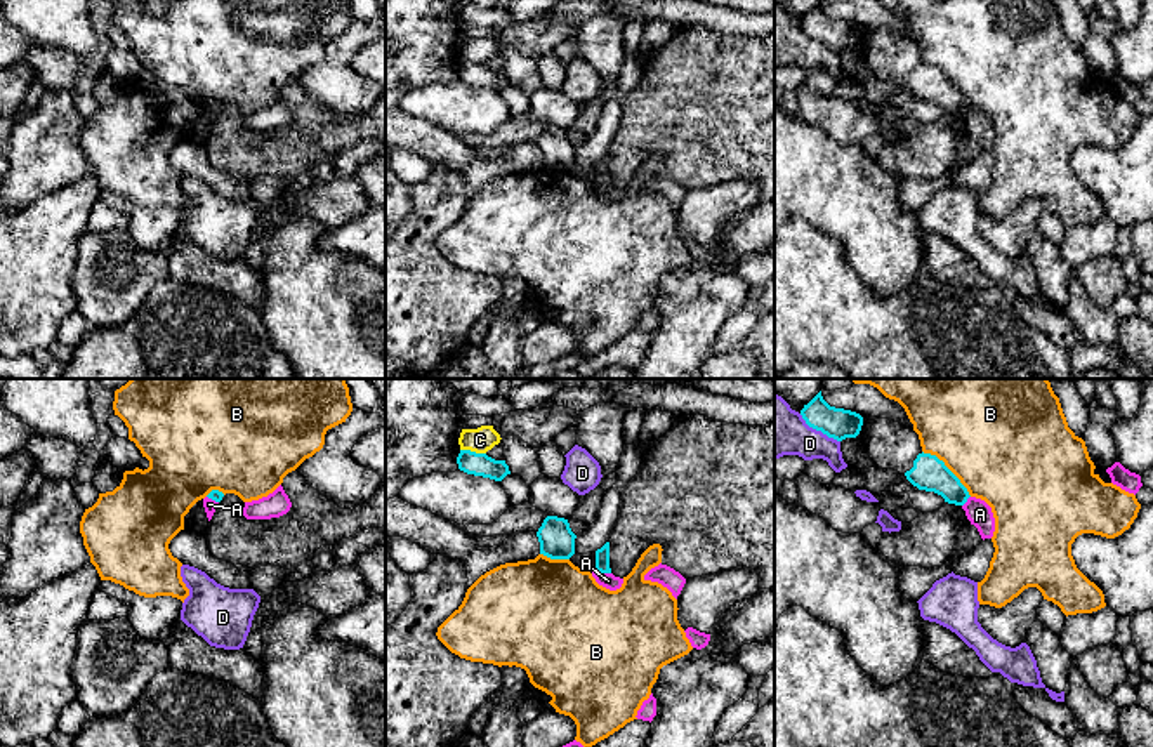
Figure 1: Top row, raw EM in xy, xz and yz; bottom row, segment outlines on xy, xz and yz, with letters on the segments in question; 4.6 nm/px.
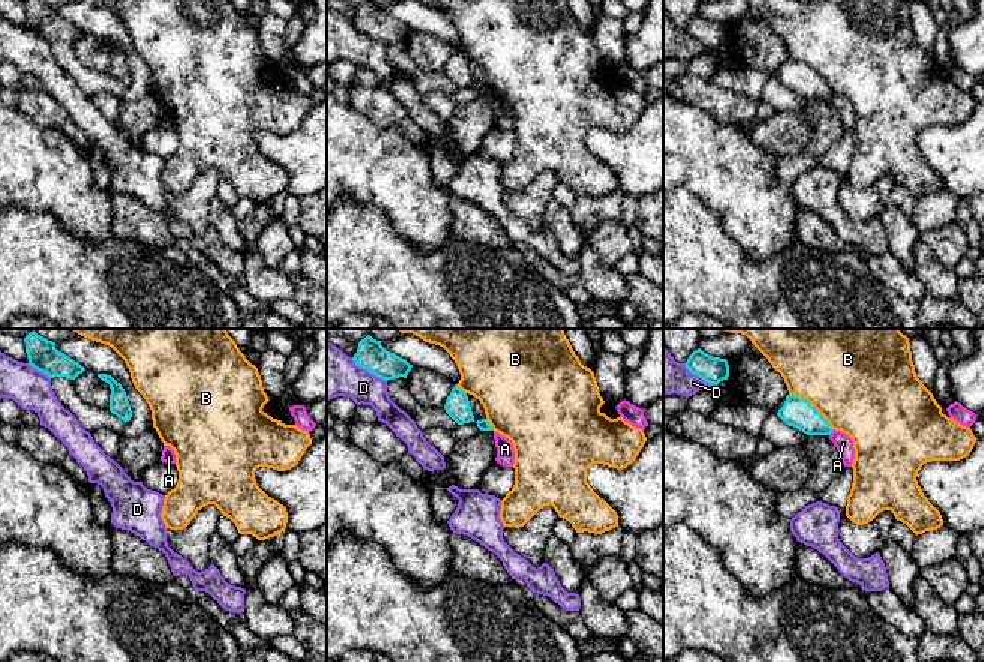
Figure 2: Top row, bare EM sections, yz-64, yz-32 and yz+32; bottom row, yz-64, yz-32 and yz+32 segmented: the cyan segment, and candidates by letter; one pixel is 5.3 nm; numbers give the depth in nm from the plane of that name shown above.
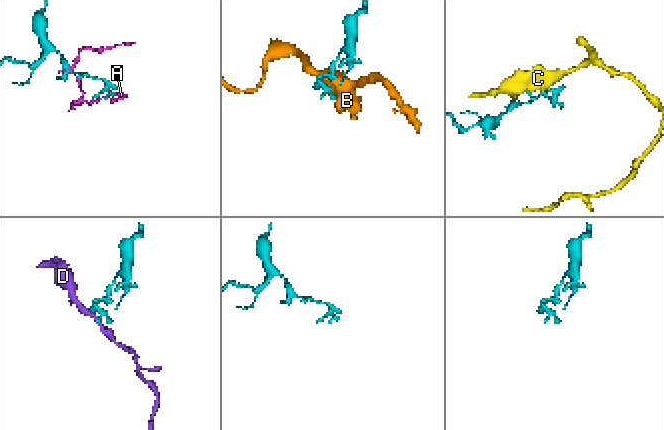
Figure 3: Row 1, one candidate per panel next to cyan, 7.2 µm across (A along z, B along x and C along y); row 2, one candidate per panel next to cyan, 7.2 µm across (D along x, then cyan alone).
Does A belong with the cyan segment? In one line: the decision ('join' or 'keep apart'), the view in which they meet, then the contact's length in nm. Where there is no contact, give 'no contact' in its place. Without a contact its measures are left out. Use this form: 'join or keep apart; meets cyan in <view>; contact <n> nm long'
keep apart; meets cyan in xz; contact 70 nm long

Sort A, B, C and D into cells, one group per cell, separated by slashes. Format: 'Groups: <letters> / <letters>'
Groups: A / B / C / D

